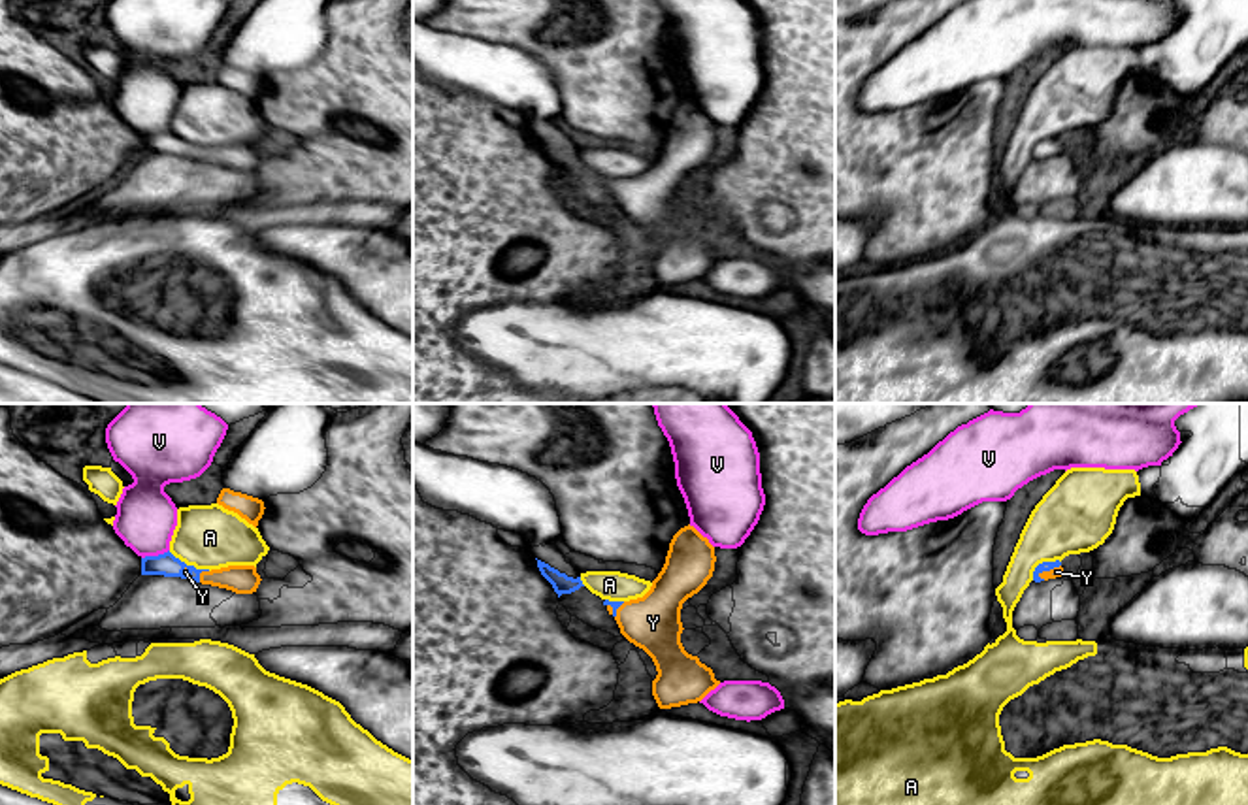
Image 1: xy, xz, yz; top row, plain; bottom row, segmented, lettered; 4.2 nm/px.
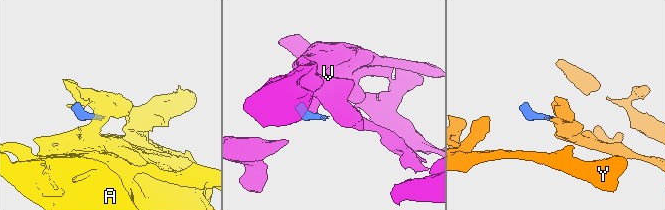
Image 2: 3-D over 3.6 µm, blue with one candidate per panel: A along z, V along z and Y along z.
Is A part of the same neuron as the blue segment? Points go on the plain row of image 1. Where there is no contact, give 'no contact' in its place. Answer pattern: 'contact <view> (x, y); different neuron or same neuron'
contact xy (189, 144); different neuron

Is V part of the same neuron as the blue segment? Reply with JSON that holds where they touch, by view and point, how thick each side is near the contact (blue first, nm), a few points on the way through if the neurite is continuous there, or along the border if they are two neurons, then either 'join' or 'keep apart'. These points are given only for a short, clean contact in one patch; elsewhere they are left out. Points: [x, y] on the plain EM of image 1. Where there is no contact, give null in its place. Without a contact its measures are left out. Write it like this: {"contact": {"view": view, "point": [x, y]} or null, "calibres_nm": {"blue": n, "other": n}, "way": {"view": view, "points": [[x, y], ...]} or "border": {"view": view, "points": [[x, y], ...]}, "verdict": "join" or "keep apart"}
{"contact": {"view": "xy", "point": [155, 134]}, "calibres_nm": {"blue": 100, "other": 260}, "border": {"view": "xy", "points": [[168, 127], [142, 136]]}, "verdict": "keep apart"}

